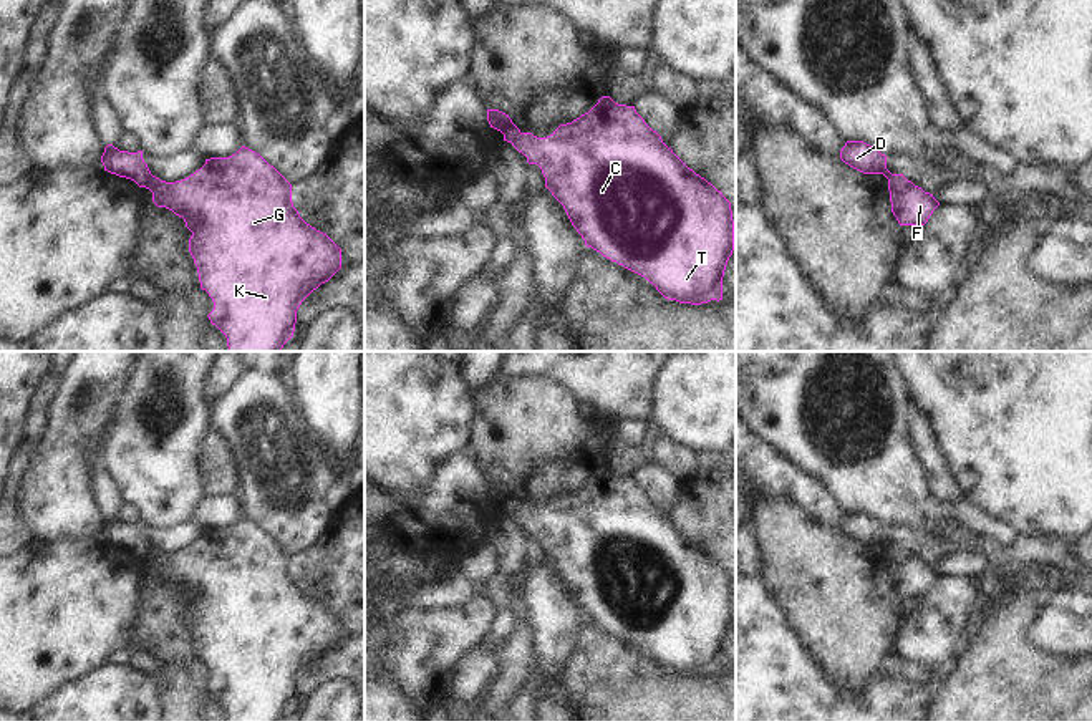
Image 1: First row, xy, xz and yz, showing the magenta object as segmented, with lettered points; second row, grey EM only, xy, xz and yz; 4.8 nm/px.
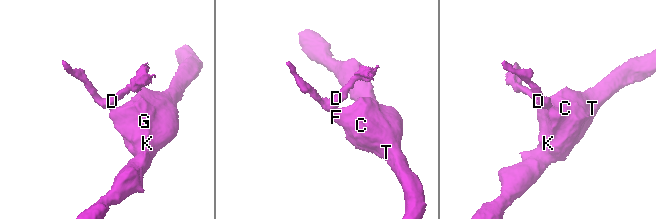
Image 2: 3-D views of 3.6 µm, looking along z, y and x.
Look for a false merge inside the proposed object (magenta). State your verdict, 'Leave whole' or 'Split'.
Split

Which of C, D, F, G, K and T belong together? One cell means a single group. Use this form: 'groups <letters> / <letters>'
groups C F G K T / D

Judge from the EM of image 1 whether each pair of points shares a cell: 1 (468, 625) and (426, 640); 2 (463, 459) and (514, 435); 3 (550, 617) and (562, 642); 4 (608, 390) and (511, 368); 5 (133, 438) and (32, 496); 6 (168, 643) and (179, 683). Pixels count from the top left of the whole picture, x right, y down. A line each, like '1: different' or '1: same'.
1: same
2: different
3: same
4: same
5: different
6: same

